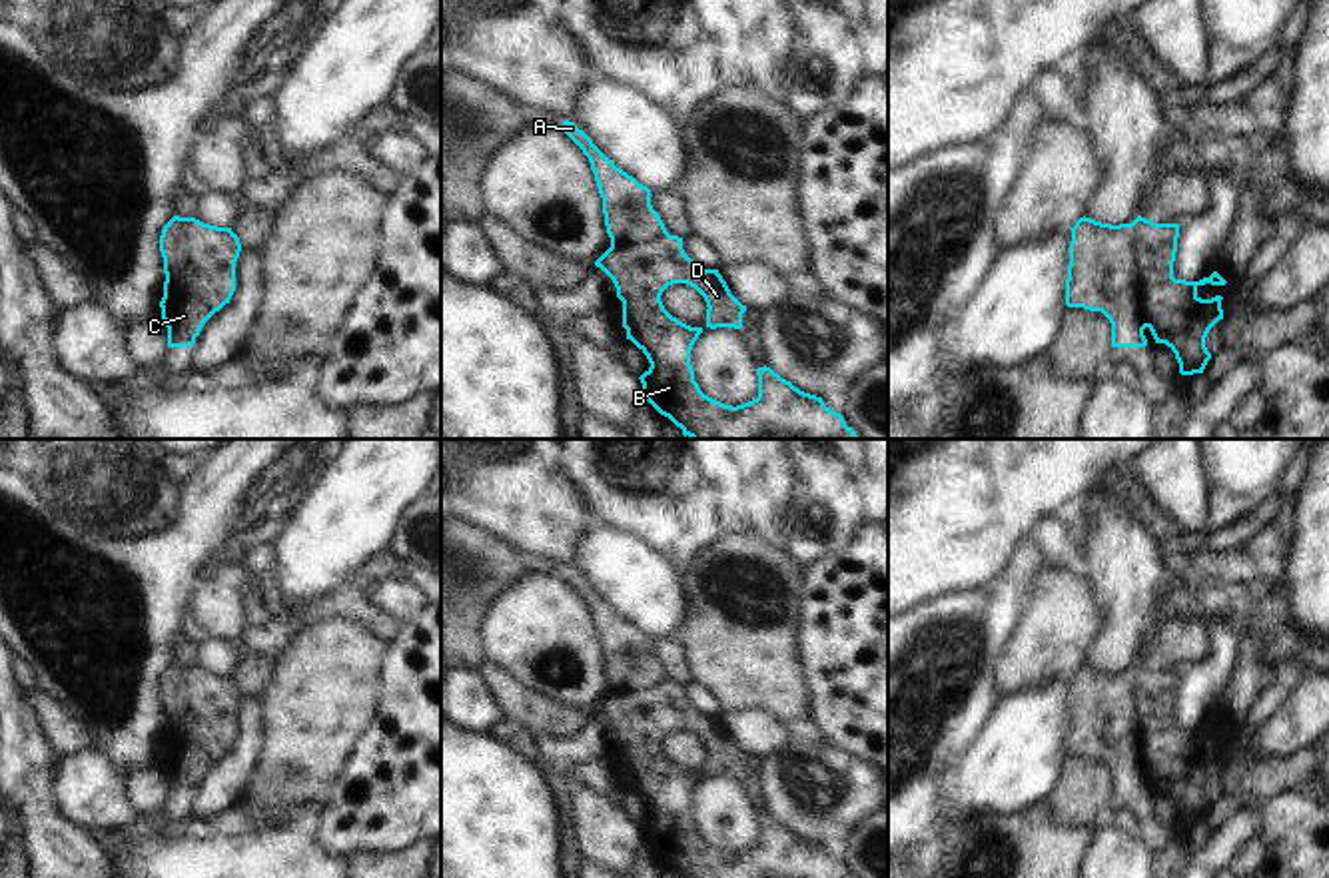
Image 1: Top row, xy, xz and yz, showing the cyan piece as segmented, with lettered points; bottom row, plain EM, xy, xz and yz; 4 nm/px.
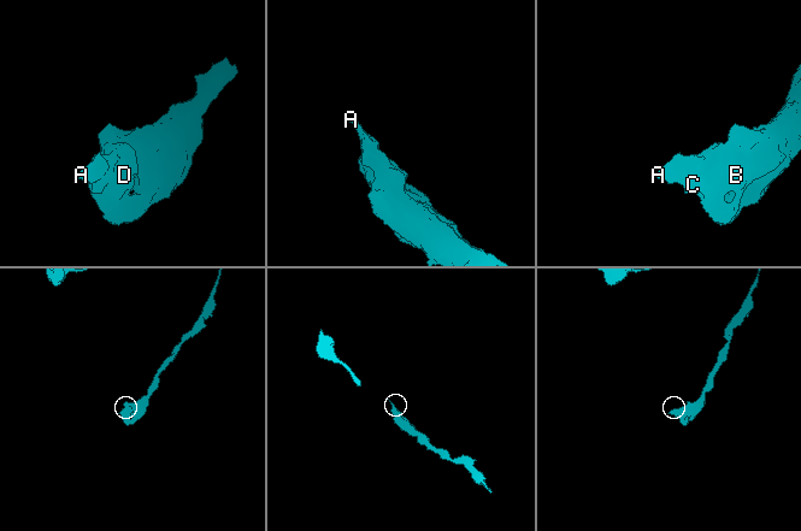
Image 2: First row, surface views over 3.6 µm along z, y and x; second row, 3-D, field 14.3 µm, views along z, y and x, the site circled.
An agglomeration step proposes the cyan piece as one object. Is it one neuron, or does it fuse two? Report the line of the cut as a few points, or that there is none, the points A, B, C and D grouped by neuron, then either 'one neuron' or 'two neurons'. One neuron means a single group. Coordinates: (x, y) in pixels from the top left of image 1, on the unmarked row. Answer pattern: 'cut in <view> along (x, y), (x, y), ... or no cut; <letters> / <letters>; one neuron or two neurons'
cut in yz along (1130, 671), (1142, 761), (1148, 773); A C / B D; two neurons

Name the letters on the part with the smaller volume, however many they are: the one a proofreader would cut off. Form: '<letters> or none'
A, C

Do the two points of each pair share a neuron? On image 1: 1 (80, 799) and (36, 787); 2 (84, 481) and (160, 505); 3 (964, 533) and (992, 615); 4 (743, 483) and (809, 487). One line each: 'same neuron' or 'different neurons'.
1: different neurons
2: same neuron
3: different neurons
4: different neurons

